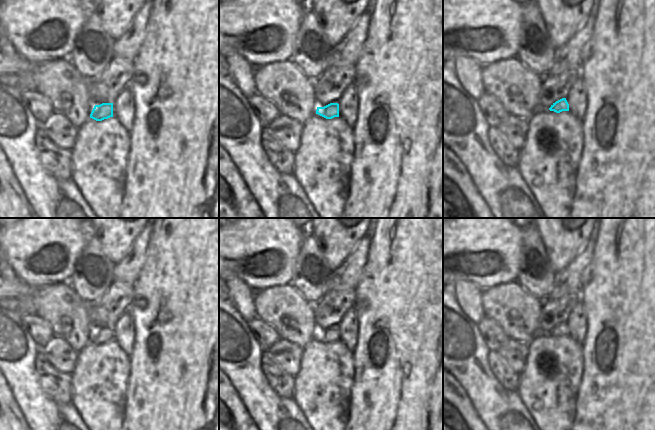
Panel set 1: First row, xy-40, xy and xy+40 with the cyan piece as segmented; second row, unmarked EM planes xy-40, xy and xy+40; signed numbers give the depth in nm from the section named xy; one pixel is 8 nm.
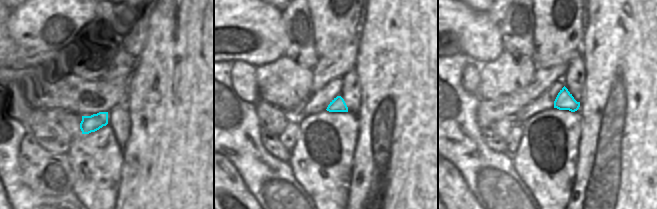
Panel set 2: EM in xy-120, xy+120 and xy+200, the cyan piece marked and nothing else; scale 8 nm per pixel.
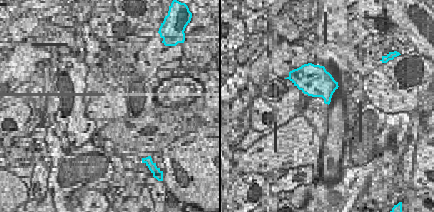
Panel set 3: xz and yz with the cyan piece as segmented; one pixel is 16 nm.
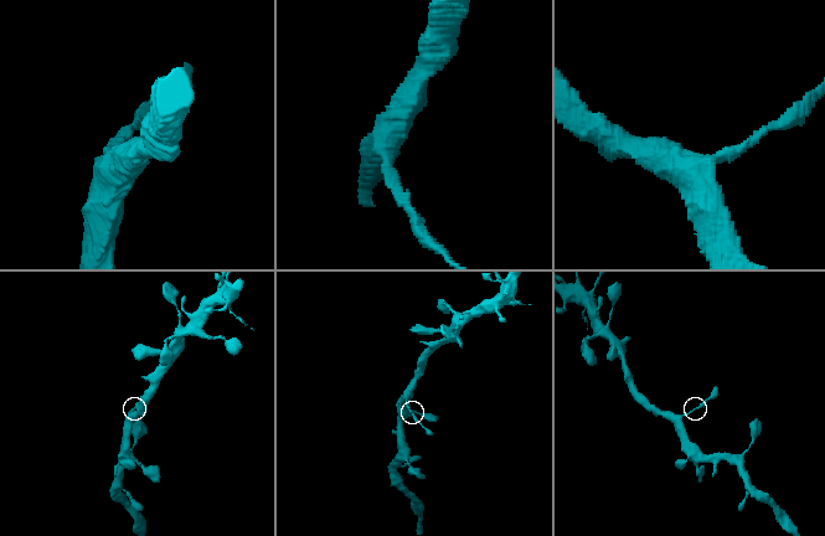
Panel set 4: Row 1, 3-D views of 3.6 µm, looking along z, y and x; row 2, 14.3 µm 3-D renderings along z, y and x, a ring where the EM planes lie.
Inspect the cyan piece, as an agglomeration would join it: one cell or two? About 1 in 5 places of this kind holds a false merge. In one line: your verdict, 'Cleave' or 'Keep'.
Keep.

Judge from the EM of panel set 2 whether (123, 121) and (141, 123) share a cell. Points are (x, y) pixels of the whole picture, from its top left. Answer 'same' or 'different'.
different

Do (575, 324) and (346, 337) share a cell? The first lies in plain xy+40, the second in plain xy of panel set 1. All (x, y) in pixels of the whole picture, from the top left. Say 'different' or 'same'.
same

